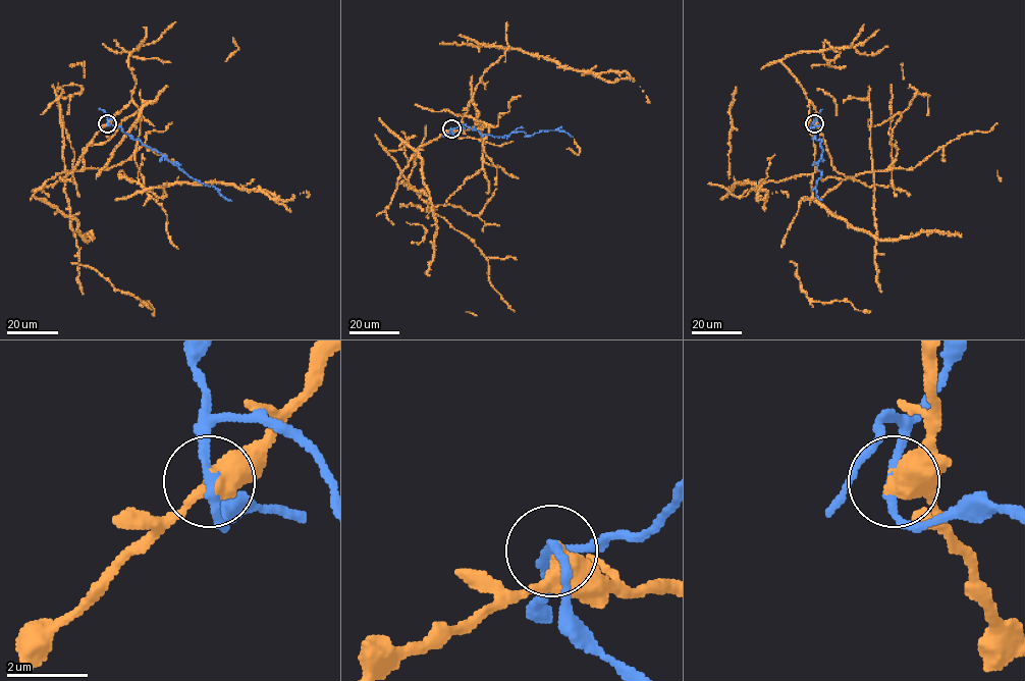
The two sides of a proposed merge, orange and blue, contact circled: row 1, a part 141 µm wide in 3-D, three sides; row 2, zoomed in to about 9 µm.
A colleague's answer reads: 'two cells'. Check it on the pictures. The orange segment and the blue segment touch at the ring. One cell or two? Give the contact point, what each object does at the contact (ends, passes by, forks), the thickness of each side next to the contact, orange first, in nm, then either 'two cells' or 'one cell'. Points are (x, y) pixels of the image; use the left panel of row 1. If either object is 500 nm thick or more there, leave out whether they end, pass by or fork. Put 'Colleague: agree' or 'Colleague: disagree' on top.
Colleague: agree
at (107, 123); 500 nm thick on the orange side, 220 nm on the other; two cells

